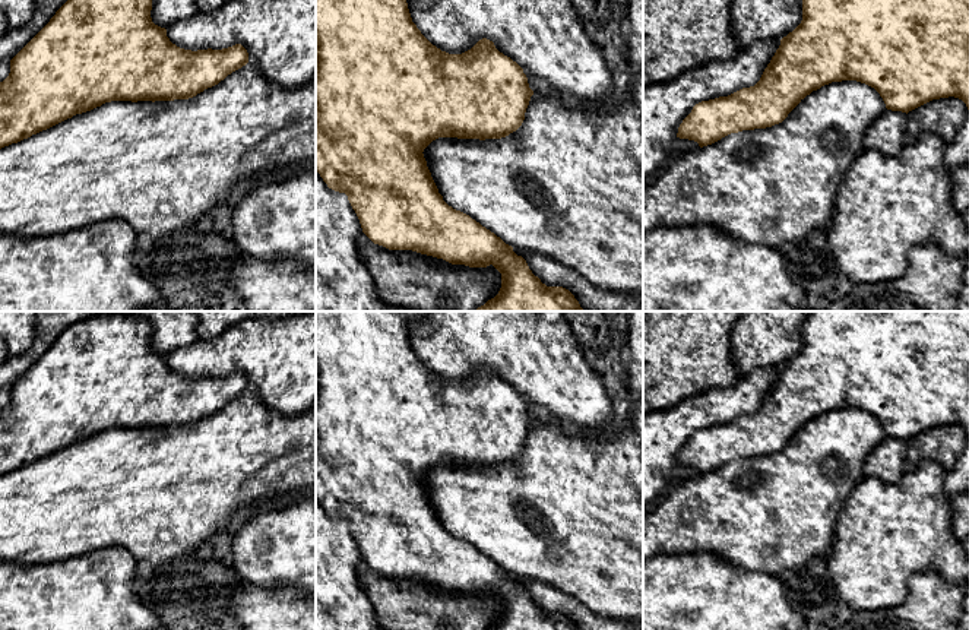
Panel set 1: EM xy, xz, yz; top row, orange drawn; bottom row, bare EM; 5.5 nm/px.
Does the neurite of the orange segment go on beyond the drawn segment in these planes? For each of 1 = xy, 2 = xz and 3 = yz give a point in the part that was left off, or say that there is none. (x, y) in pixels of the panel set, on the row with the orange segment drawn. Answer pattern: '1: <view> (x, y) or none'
1: none
2: none
3: none

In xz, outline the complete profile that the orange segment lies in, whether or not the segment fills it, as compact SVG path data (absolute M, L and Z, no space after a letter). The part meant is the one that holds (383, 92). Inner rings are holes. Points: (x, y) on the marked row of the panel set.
M316 0L316 42L316 171L329 189L348 196L362 232L374 244L389 250L412 250L452 265L493 265L501 273L501 288L475 311L586 311L569 289L542 284L512 246L449 206L422 153L438 137L485 140L516 132L533 95L516 61L487 38L462 54L441 51L412 22L406 0Z

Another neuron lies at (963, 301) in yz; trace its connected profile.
M969 248L963 254L965 273L963 273L963 288L959 298L959 311L969 311Z

